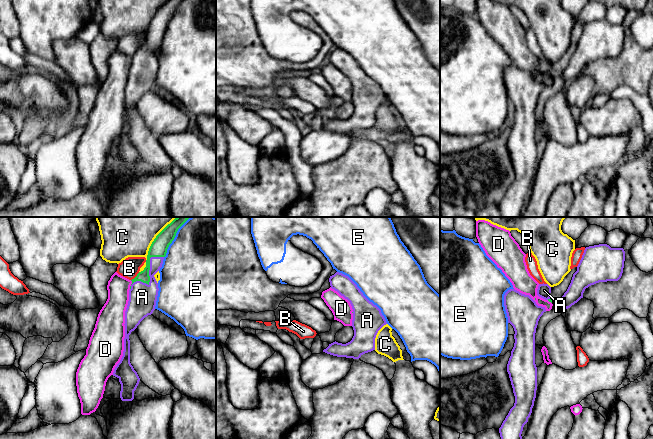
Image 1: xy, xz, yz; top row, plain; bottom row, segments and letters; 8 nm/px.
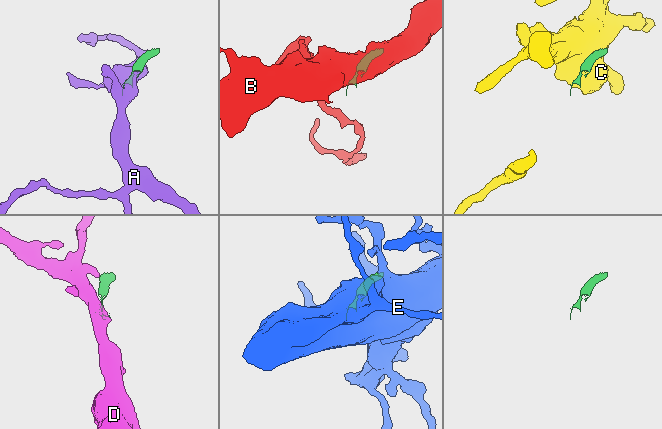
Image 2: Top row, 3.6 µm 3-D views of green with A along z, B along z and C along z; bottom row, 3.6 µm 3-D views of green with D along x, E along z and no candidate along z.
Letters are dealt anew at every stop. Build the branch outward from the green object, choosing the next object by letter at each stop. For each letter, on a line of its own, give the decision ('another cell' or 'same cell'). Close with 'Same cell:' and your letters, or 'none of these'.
A: same cell
B: another cell
C: another cell
D: another cell
E: another cell
Same cell: A

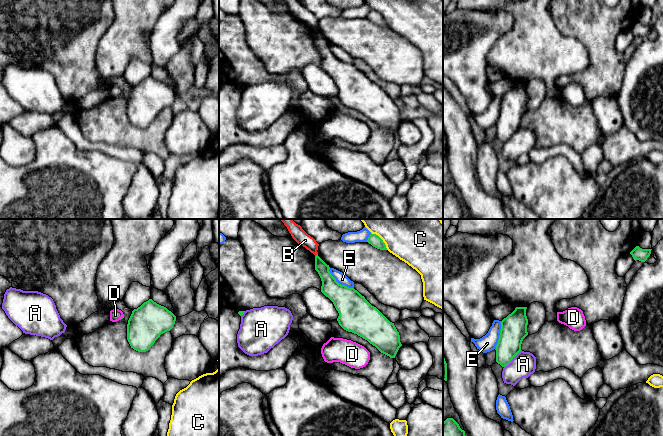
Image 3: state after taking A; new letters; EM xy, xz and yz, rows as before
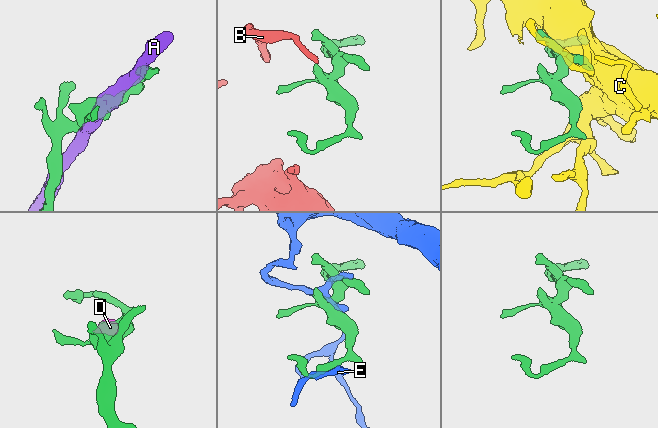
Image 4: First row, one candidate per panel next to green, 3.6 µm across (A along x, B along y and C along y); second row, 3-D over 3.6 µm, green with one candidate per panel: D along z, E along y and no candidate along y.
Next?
A: another cell
B: another cell
C: another cell
D: same cell
E: another cell
Same cell: D

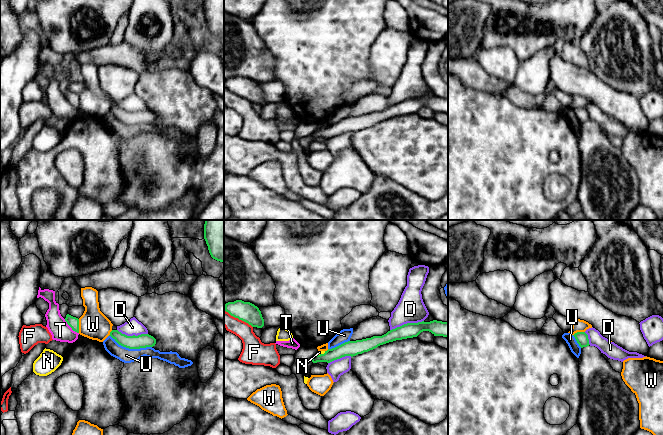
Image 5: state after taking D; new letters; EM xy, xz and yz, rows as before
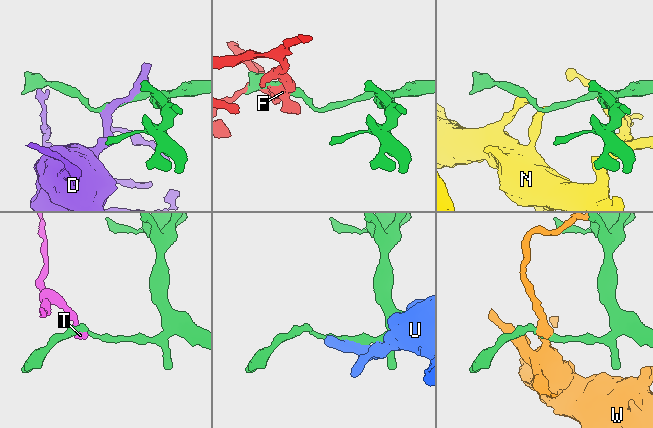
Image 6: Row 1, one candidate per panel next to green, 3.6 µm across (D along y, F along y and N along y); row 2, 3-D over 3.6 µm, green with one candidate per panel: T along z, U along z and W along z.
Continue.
D: another cell
F: another cell
N: another cell
T: another cell
U: another cell
W: another cell
Same cell: none of these

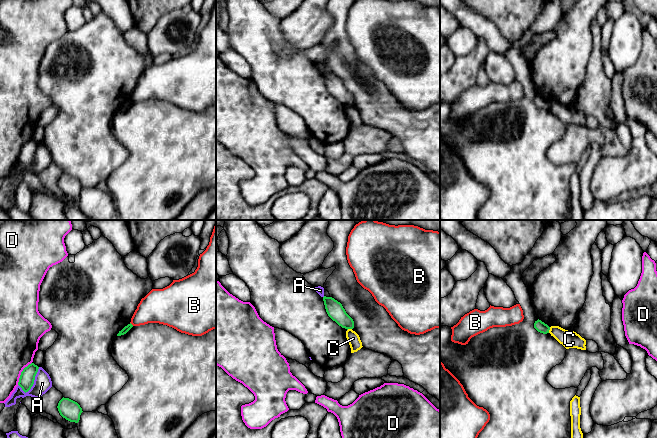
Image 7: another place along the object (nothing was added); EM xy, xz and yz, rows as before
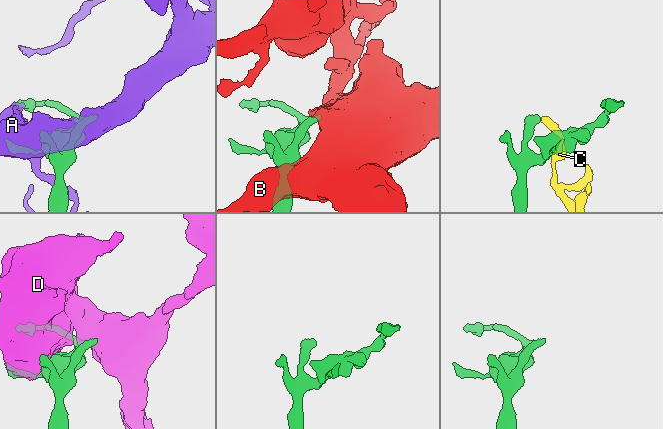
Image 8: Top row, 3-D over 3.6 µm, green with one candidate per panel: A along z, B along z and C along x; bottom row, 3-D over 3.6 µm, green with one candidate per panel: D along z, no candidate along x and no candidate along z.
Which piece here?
A: another cell
B: another cell
C: another cell
D: another cell
Same cell: none of these

